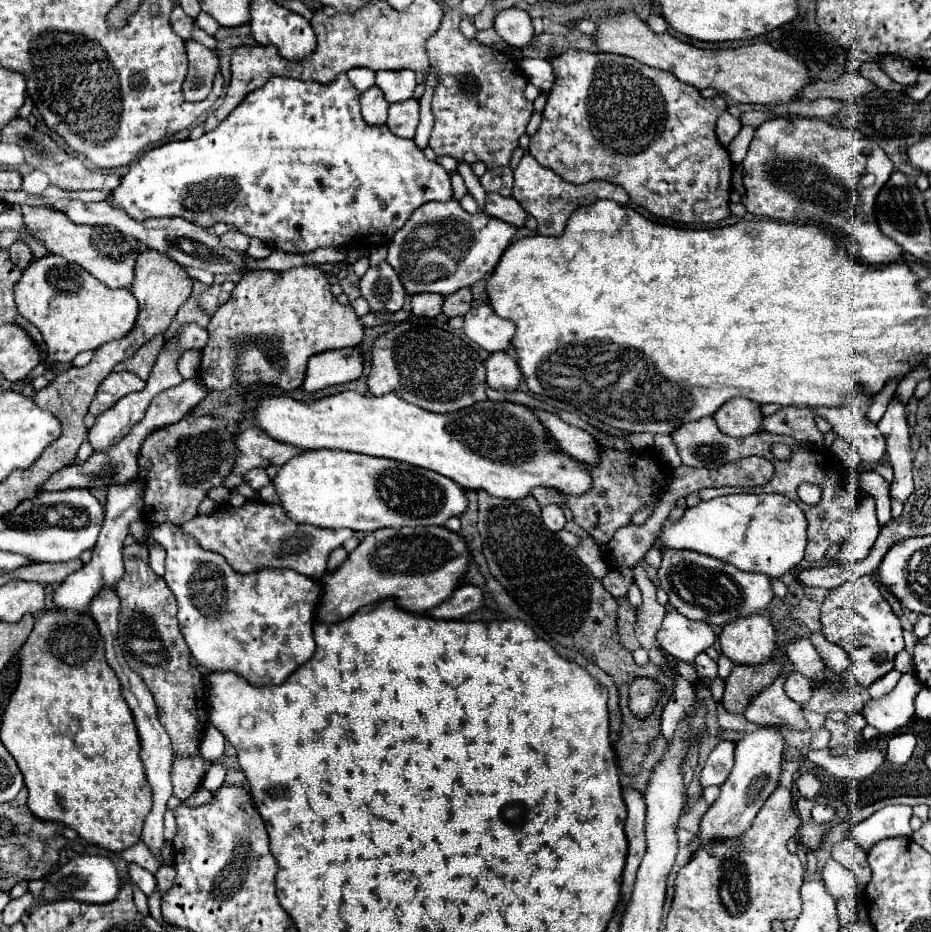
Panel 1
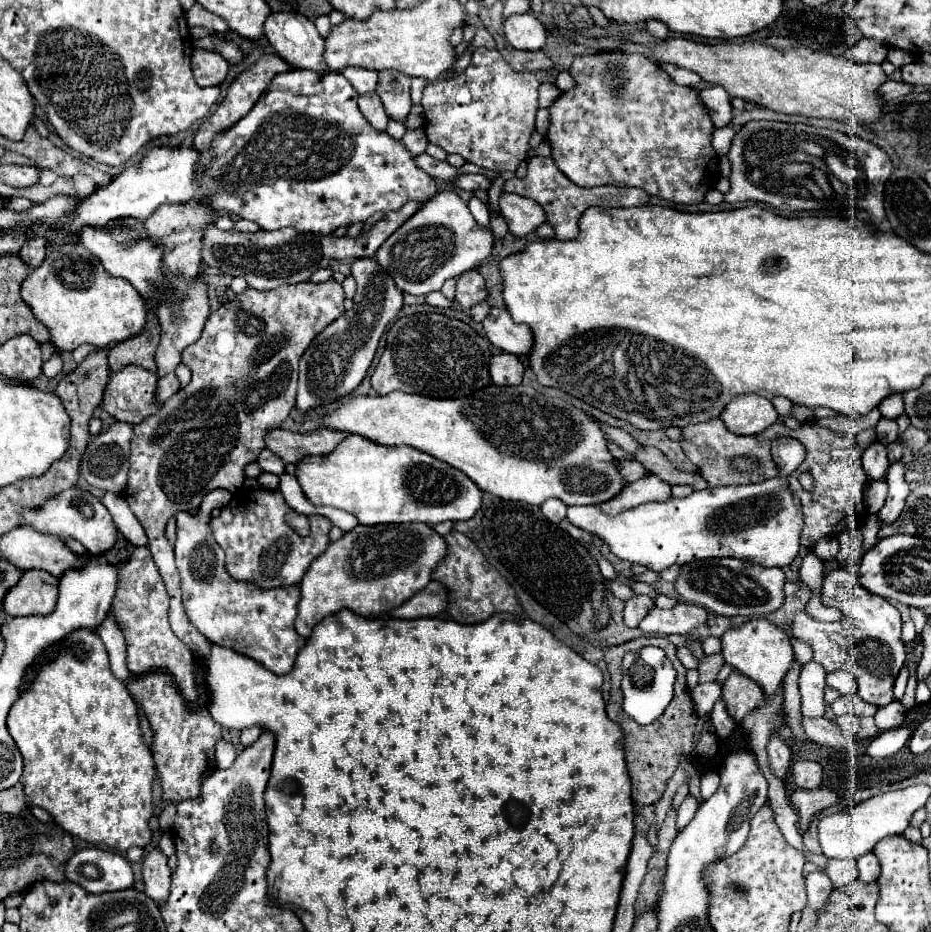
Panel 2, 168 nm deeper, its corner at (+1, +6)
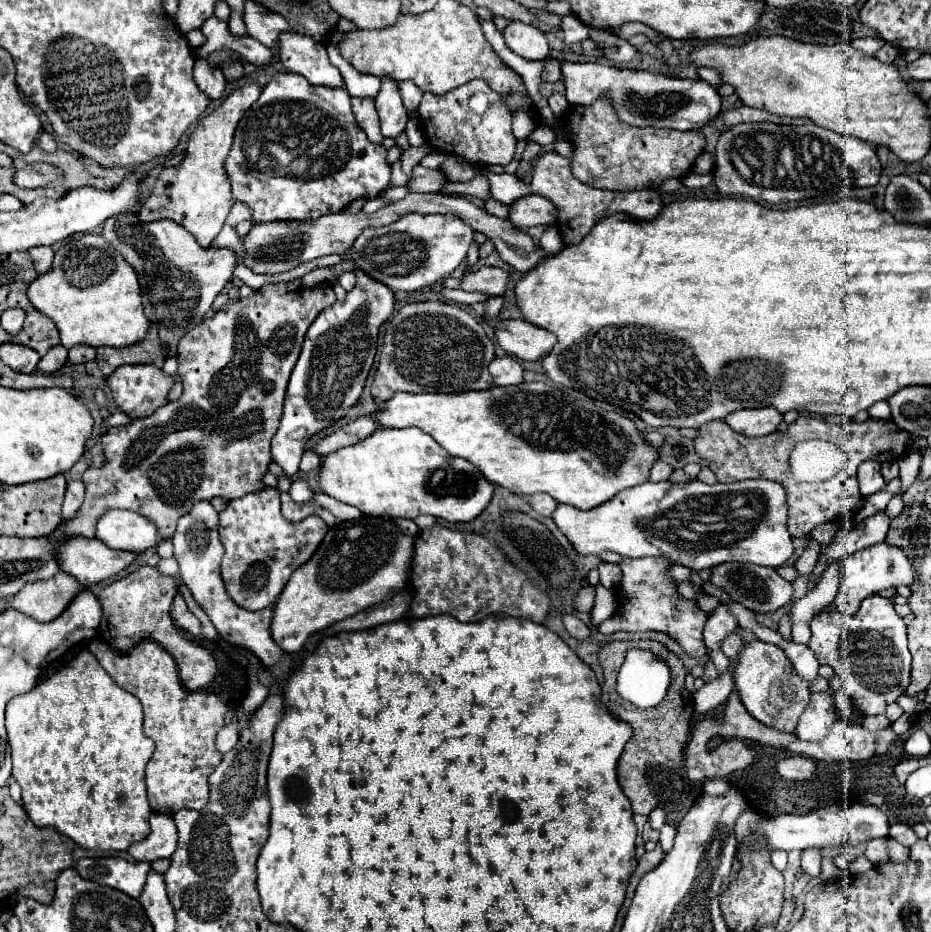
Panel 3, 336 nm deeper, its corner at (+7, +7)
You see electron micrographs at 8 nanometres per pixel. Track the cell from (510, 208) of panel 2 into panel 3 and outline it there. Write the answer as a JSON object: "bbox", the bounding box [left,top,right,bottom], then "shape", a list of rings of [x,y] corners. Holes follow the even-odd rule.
{"bbox":[509,196,557,230],"shape":[[[523,196],[509,204],[509,222],[517,230],[529,230],[533,226],[553,226],[557,222],[557,210],[541,196]]]}

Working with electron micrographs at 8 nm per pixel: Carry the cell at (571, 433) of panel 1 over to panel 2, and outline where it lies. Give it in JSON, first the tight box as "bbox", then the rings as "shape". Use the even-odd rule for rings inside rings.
{"bbox":[619,461,649,483],"shape":[[[623,461],[619,471],[621,471],[621,475],[625,477],[627,483],[633,483],[633,481],[637,481],[637,479],[649,475],[649,471],[647,471],[639,461]]]}

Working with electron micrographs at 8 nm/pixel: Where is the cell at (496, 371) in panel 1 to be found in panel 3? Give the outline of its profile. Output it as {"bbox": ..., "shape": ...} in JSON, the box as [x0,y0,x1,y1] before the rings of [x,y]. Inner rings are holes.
{"bbox":[489,356,523,386],"shape":[[[511,356],[493,358],[493,362],[489,364],[489,372],[497,386],[515,386],[523,382],[523,368],[519,360]]]}

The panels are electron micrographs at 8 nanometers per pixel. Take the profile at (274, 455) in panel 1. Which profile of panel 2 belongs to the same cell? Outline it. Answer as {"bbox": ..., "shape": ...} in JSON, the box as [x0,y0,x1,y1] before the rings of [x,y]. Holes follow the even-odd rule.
{"bbox":[267,427,347,463],"shape":[[[323,427],[309,435],[291,433],[285,429],[271,429],[267,435],[267,449],[275,451],[285,463],[299,463],[307,455],[327,455],[331,449],[337,447],[339,441],[347,439],[343,431],[331,431]]]}

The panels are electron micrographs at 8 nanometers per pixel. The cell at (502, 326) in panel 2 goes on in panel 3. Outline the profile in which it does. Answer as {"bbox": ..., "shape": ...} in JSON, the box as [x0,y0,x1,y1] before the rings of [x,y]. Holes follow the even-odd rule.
{"bbox":[495,320,555,360],"shape":[[[501,320],[495,326],[495,338],[507,354],[519,360],[539,360],[555,344],[553,334],[523,320]]]}

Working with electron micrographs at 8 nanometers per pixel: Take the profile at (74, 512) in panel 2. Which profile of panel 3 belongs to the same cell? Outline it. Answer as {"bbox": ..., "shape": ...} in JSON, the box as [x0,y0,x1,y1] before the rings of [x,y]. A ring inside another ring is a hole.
{"bbox":[95,510,159,552],"shape":[[[107,510],[95,524],[95,538],[109,548],[129,552],[141,552],[159,542],[153,522],[129,510]]]}

